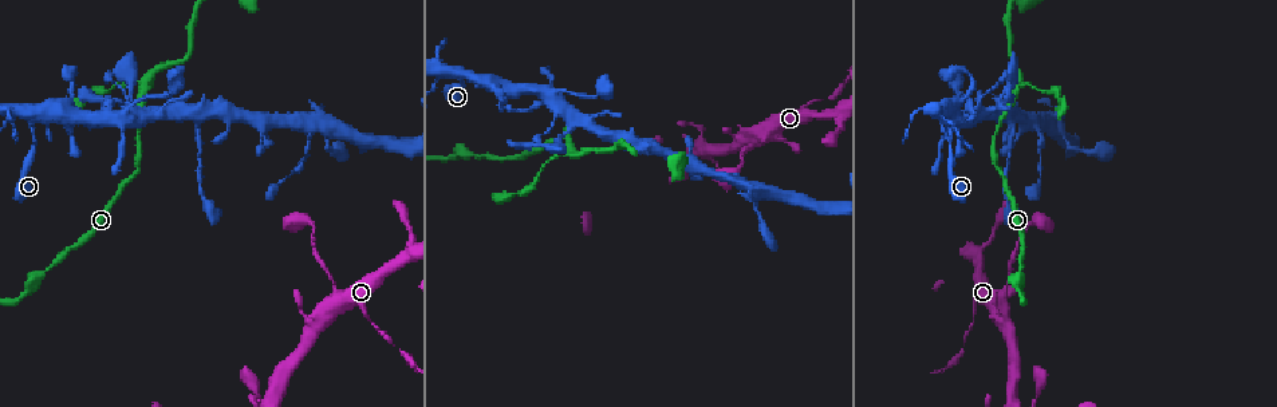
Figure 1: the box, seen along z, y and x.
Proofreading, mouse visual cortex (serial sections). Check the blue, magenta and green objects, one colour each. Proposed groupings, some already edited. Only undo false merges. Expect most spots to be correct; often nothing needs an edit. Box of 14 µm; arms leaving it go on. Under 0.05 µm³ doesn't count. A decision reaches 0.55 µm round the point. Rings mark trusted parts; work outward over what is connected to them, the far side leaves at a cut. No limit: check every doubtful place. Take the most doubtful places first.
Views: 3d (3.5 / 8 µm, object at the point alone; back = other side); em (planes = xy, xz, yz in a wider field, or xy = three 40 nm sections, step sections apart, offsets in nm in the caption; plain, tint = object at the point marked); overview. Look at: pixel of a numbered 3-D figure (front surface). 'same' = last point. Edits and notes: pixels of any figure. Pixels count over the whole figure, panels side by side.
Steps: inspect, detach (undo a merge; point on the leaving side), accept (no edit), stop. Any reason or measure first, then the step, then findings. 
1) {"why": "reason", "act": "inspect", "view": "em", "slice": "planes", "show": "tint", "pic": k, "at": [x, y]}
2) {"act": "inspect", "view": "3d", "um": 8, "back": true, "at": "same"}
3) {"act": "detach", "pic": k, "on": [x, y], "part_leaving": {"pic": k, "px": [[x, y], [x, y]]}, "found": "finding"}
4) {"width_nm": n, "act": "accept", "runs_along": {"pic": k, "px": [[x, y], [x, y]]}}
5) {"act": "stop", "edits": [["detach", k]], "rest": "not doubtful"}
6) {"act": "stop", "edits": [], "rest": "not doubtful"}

{"why": "abrupt turn", "act": "inspect", "view": "3d", "um": 3.5, "back": true, "pic": 1, "at": [572, 155]}

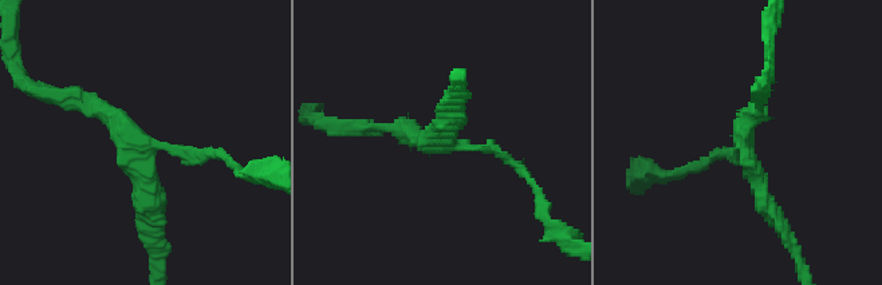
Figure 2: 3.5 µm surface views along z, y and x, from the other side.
{"act": "accept", "runs_along": {"pic": 2, "px": [[150, 226], [138, 147], [69, 99]]}, "found": "one cell here"}

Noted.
{"why": "sudden change in width", "act": "inspect", "view": "3d", "um": 3.5, "pic": 1, "at": [369, 320]}

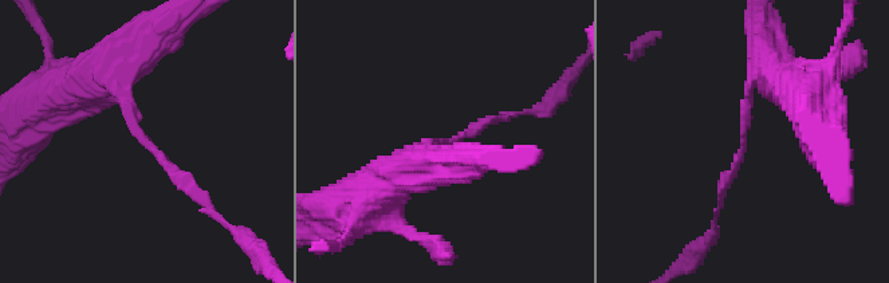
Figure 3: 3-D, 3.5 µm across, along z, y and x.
{"arm_widths_nm": [150, 150], "act": "inspect", "view": "em", "slice": "xy", "step": 1, "show": "tint", "pic": 3, "at": [450, 144]}

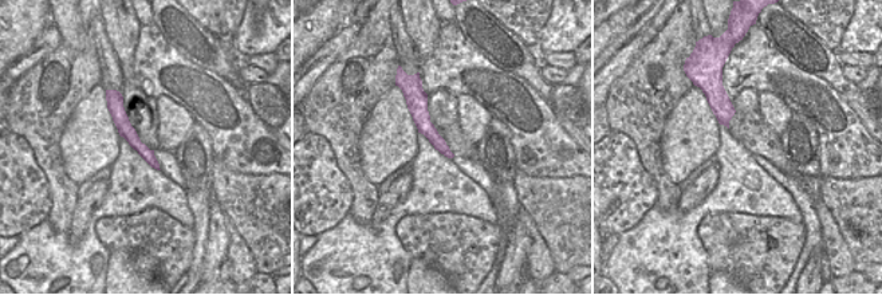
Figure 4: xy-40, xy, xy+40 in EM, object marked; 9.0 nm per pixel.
{"width_nm": 140, "act": "accept", "runs_along": {"pic": 4, "px": [[115, 94], [125, 129], [154, 164]]}, "found": "continuous, no second cell"}

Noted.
{"why": "narrows sharply", "act": "inspect", "view": "3d", "um": 8, "pic": 1, "at": [35, 141]}

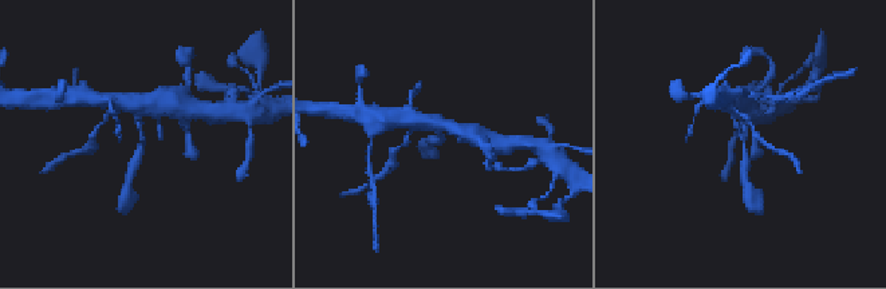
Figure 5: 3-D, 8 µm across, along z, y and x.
{"arm_widths_nm": [150, 250], "act": "inspect", "view": "em", "slice": "xy", "step": 5, "show": "tint", "pic": 5, "at": [443, 141]}

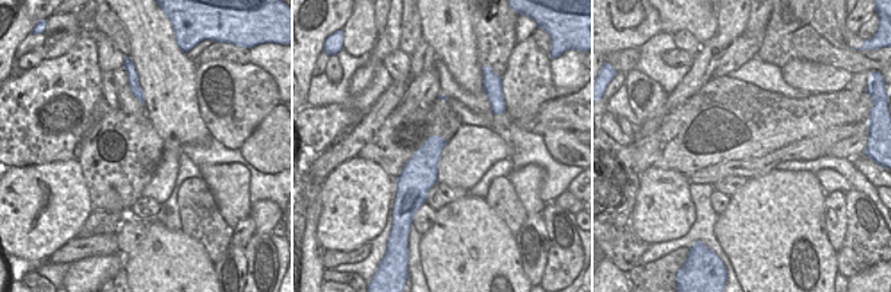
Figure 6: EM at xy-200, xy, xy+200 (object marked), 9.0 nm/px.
{"width_nm": 260, "act": "accept", "runs_along": {"pic": 5, "px": [[747, 178], [747, 153], [731, 110]]}, "found": "continuous, no second cell"}

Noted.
{"why": "three arms meet", "act": "inspect", "view": "3d", "um": 8, "pic": 1, "at": [1000, 105]}

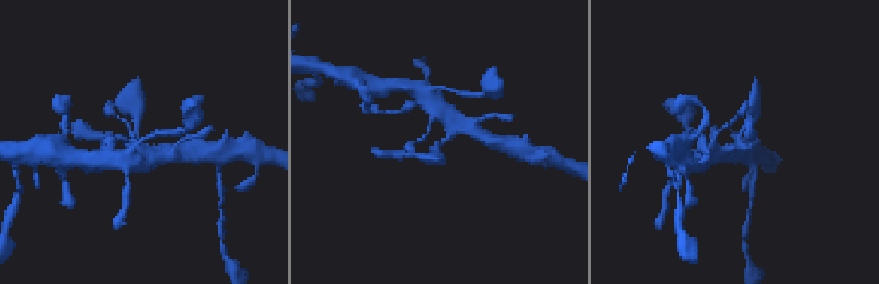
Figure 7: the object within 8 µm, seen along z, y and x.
{"act": "inspect", "view": "em", "slice": "xy", "step": 2, "show": "tint", "pic": 7, "at": [439, 142]}

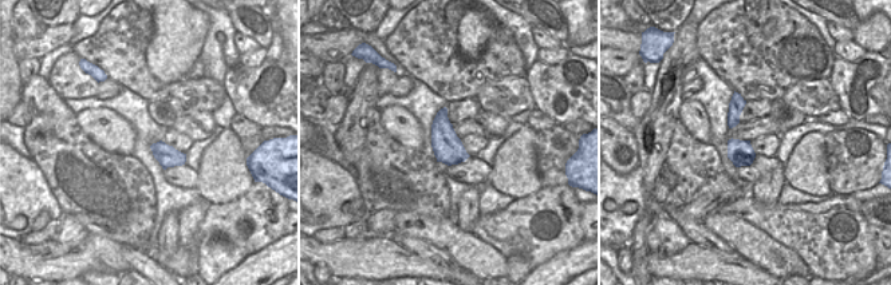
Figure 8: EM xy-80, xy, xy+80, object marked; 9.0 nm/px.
{"width_nm": 260, "act": "accept", "runs_along": {"pic": 7, "px": [[712, 157], [740, 146], [756, 111]]}, "found": "all the same cell"}

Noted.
{"act": "stop", "edits": [], "rest": "not doubtful"}

